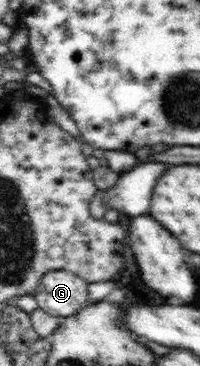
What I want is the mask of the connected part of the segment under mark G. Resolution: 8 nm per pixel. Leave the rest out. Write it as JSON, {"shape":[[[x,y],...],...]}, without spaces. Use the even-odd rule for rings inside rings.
{"shape":[[[50,271],[35,287],[32,295],[38,302],[38,308],[62,319],[76,315],[86,307],[88,284],[70,271]]]}

